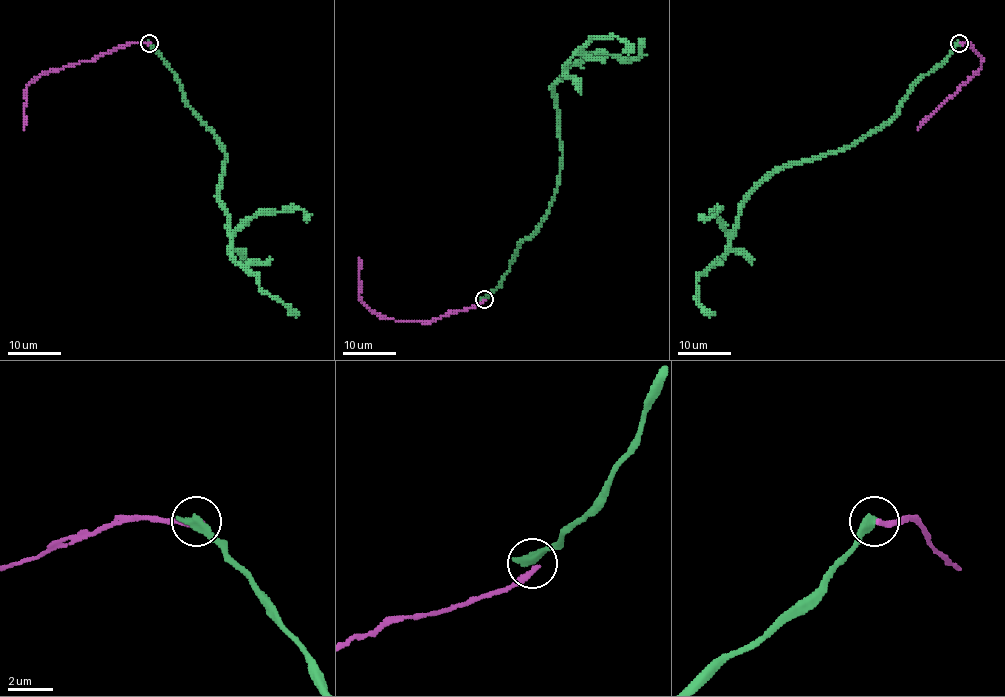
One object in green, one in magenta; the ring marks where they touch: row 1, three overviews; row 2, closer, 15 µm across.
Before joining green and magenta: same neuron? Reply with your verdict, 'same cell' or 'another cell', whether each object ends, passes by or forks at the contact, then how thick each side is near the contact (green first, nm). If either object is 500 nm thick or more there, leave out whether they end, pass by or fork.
another cell; green ends; magenta ends; calibres 480 and 240 nm

